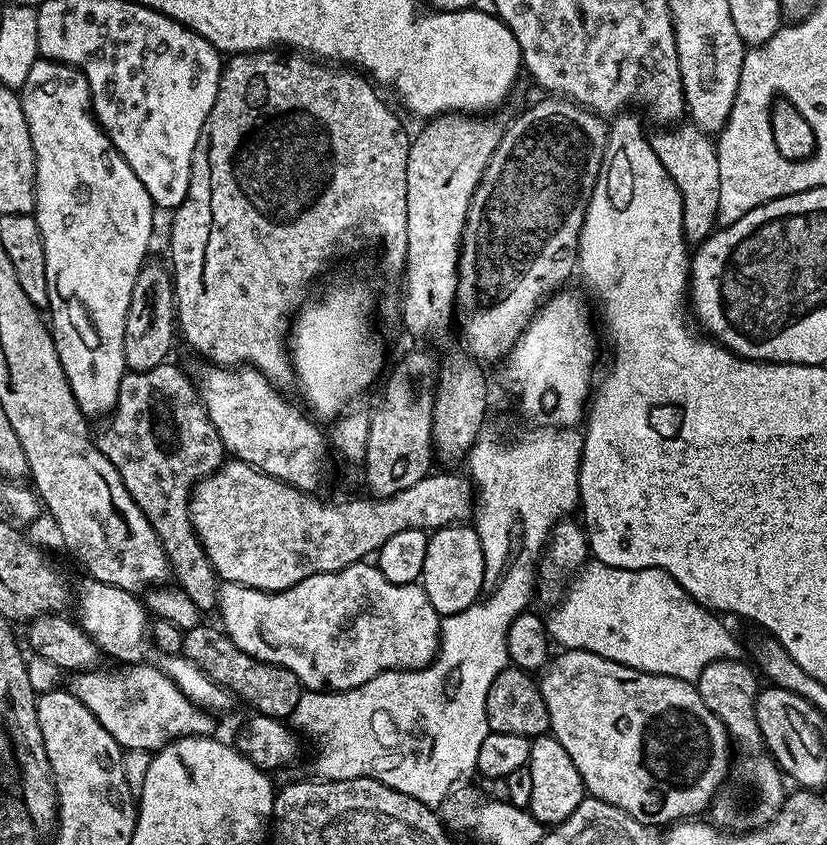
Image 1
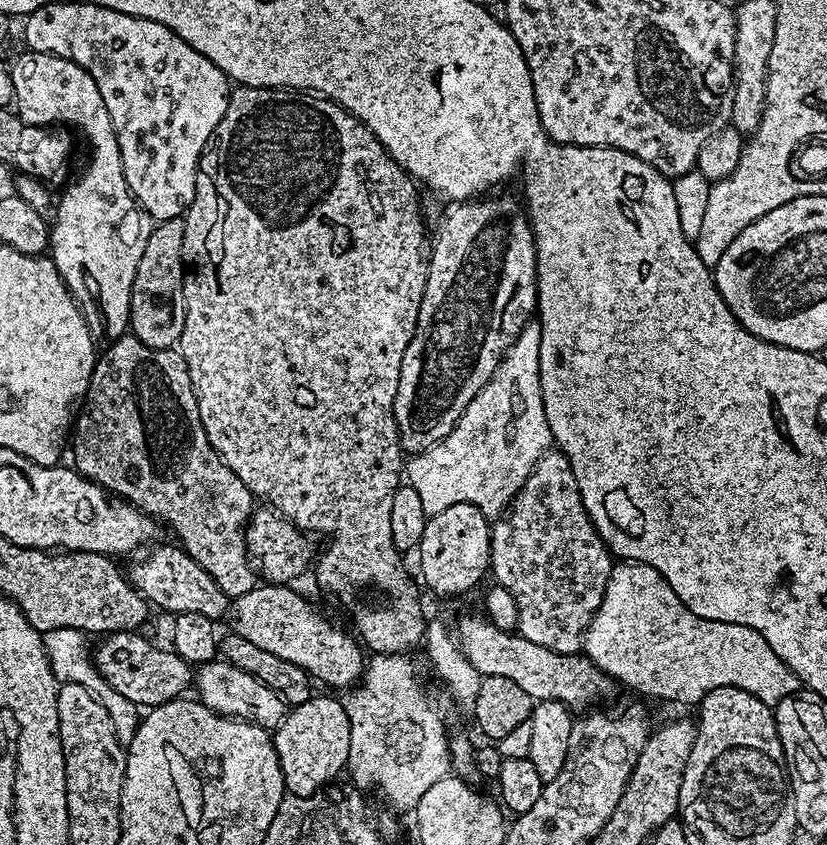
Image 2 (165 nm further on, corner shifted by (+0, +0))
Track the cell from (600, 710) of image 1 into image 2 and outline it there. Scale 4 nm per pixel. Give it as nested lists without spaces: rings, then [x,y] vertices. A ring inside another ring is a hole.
[[[483,615],[462,617],[460,625],[454,628],[454,636],[460,651],[470,666],[480,672],[481,677],[510,678],[510,682],[522,686],[522,690],[526,690],[533,701],[553,700],[573,710],[588,710],[599,705],[596,703],[603,696],[610,695],[614,687],[612,677],[606,675],[587,656],[571,656],[546,650],[546,646],[538,646],[518,634],[498,630]]]

